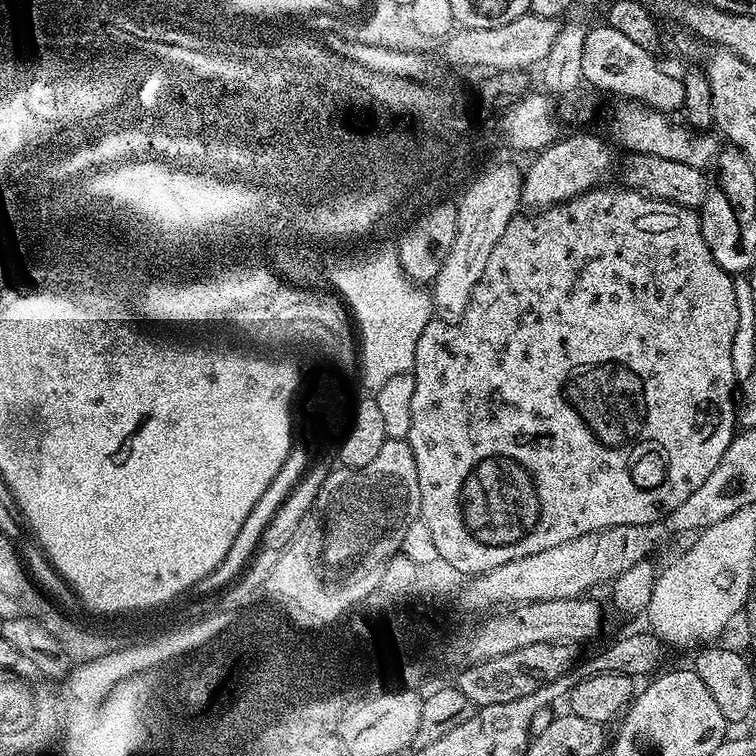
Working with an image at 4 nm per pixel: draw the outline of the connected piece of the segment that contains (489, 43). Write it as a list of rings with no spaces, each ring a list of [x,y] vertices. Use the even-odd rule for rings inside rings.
[[[529,14],[514,18],[514,22],[506,22],[506,26],[460,28],[443,41],[443,59],[449,65],[457,64],[460,68],[488,68],[492,72],[519,68],[522,64],[550,54],[550,46],[554,46],[554,38],[558,38],[561,27],[561,21],[557,18]]]

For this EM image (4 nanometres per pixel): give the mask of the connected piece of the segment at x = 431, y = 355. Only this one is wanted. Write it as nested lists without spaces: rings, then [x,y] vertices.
[[[597,186],[590,192],[573,196],[571,200],[564,200],[561,204],[552,204],[548,208],[528,214],[532,216],[524,216],[525,214],[513,216],[510,226],[506,226],[506,231],[502,233],[502,238],[498,238],[498,246],[494,246],[494,251],[486,261],[486,270],[482,270],[482,278],[478,286],[474,286],[474,294],[466,310],[455,322],[449,322],[444,318],[429,320],[426,330],[422,330],[422,338],[418,338],[418,350],[411,370],[416,381],[414,398],[410,402],[410,430],[406,439],[410,450],[414,450],[414,462],[418,466],[419,519],[426,522],[430,535],[434,537],[437,557],[449,561],[469,577],[494,570],[494,566],[502,566],[514,558],[526,558],[526,554],[538,554],[538,550],[550,550],[550,546],[562,546],[562,542],[570,542],[582,534],[623,524],[654,524],[663,520],[675,508],[682,506],[682,502],[686,502],[686,498],[690,498],[690,494],[694,494],[694,490],[698,490],[698,486],[702,486],[706,478],[710,478],[710,470],[714,470],[714,466],[722,462],[722,454],[726,454],[737,431],[734,393],[737,391],[738,381],[734,374],[734,358],[731,357],[731,350],[738,330],[738,298],[734,294],[733,277],[726,270],[722,270],[718,262],[714,262],[714,254],[710,254],[710,246],[706,246],[700,217],[693,209],[669,200],[659,200],[656,196],[647,196],[645,192],[635,191],[627,186],[608,187]]]

